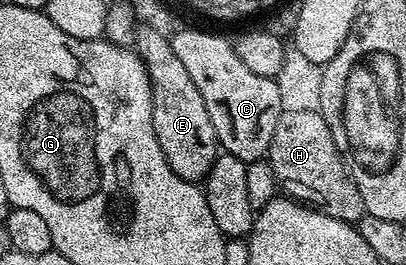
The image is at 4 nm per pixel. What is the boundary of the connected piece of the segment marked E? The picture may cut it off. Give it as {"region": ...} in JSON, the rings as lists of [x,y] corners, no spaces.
{"region":[[[151,31],[145,35],[137,37],[136,51],[146,65],[152,86],[152,122],[160,150],[164,150],[164,158],[175,174],[189,184],[198,184],[205,181],[212,162],[220,155],[216,130],[212,130],[212,120],[208,118],[200,90],[196,90],[196,82],[184,70],[180,58],[176,58],[169,39]]]}

